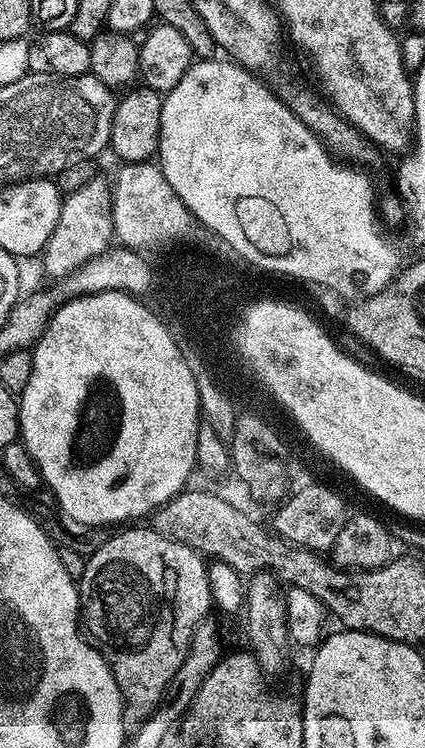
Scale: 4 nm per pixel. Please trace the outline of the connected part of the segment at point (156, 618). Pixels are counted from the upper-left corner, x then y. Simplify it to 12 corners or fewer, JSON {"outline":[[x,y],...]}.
{"outline":[[151,526],[85,559],[79,623],[124,727],[165,699],[214,606],[205,557]]}

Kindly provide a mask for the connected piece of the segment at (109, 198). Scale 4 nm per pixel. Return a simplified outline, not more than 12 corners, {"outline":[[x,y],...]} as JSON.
{"outline":[[97,174],[60,205],[44,268],[63,278],[113,243],[113,185]]}

